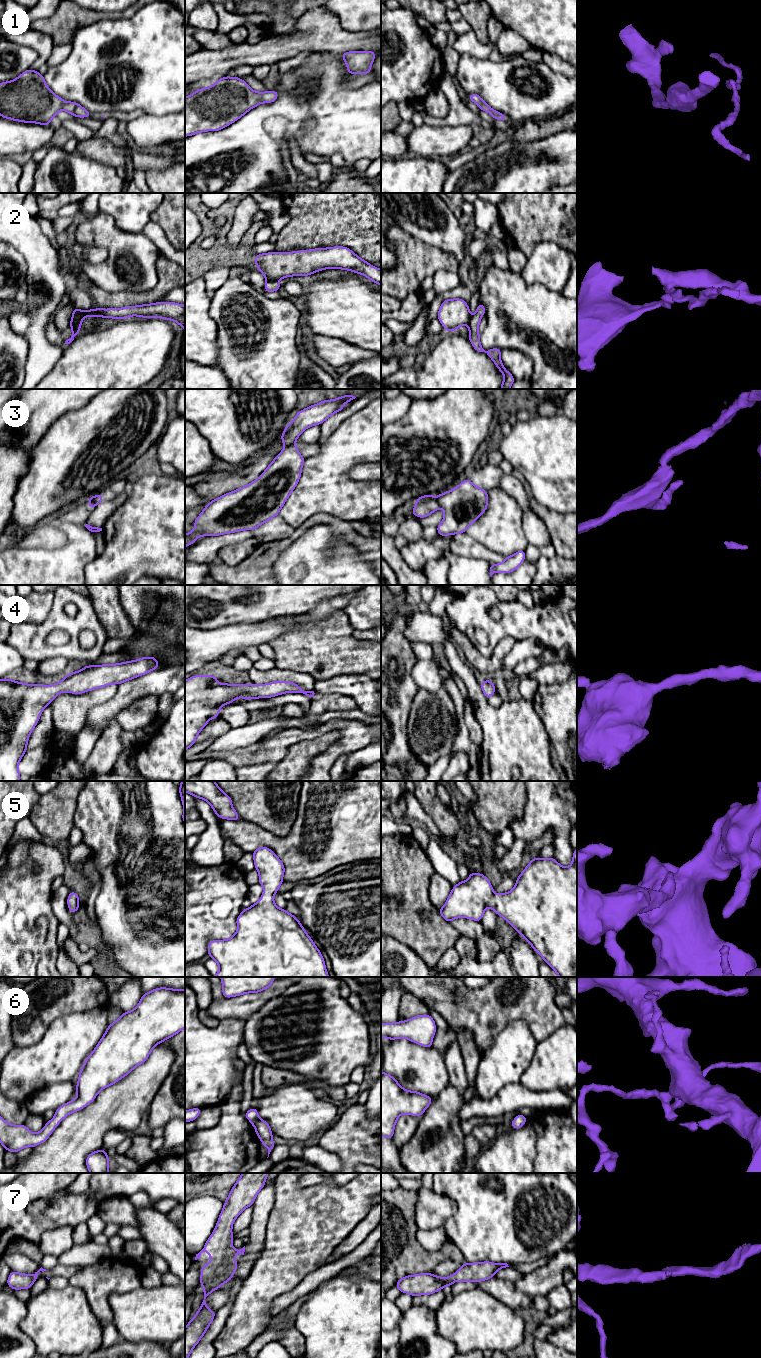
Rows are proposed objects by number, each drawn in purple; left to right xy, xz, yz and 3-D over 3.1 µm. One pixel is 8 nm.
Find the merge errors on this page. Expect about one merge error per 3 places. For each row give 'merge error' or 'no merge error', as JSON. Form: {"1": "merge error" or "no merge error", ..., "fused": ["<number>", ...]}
{"1": "no merge error", "2": "merge error", "3": "merge error", "4": "no merge error", "5": "no merge error", "6": "no merge error", "7": "no merge error", "fused": ["2", "3"]}

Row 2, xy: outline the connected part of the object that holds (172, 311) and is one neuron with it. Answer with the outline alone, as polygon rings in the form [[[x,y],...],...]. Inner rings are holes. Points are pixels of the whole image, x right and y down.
[[[156,302],[153,304],[143,304],[138,306],[128,306],[123,308],[110,309],[90,309],[83,311],[74,308],[72,321],[82,321],[85,317],[91,316],[102,318],[125,319],[130,316],[139,316],[142,318],[163,318],[177,322],[185,330],[185,306],[174,302]]]

